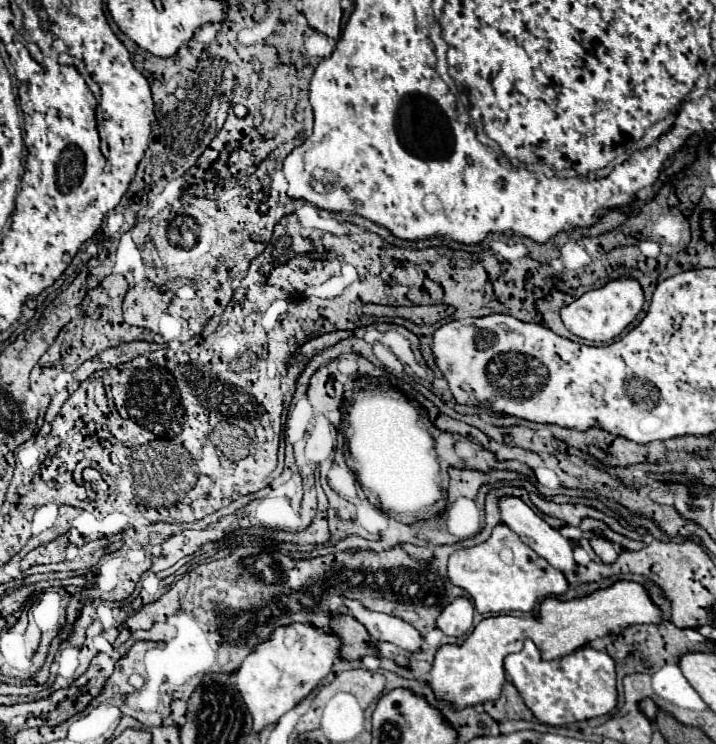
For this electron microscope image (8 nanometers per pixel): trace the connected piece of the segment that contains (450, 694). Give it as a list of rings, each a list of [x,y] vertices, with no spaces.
[[[616,581],[610,587],[596,589],[590,595],[574,597],[570,601],[558,597],[546,597],[540,603],[538,615],[490,615],[484,617],[474,631],[460,645],[442,645],[432,663],[428,681],[440,699],[448,699],[456,709],[478,705],[500,697],[500,689],[506,683],[502,661],[508,653],[522,649],[530,637],[540,649],[542,657],[558,659],[584,647],[588,641],[606,637],[610,633],[622,633],[632,625],[662,623],[662,609],[650,599],[646,587],[638,581]]]

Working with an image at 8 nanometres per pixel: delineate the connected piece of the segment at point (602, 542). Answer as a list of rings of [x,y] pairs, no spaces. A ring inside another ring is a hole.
[[[594,533],[594,535],[590,537],[590,545],[592,545],[594,553],[596,553],[604,563],[614,563],[614,561],[616,561],[618,551],[616,551],[616,547],[614,547],[614,543],[612,543],[610,539]]]

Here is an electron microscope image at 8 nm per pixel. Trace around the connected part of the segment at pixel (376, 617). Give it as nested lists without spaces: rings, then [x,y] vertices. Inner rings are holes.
[[[342,597],[342,601],[348,607],[350,615],[354,615],[368,629],[368,633],[374,639],[390,641],[408,653],[418,651],[422,647],[422,637],[410,623],[406,623],[394,615],[388,615],[388,613],[370,611],[360,601],[354,601],[348,597]]]

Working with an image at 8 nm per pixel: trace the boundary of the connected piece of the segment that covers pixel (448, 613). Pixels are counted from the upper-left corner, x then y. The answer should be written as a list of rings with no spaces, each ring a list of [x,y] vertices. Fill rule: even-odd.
[[[456,597],[452,603],[448,603],[436,625],[446,633],[446,635],[452,635],[452,637],[462,637],[466,635],[470,629],[472,629],[472,615],[474,615],[474,605],[470,603],[468,597]]]

